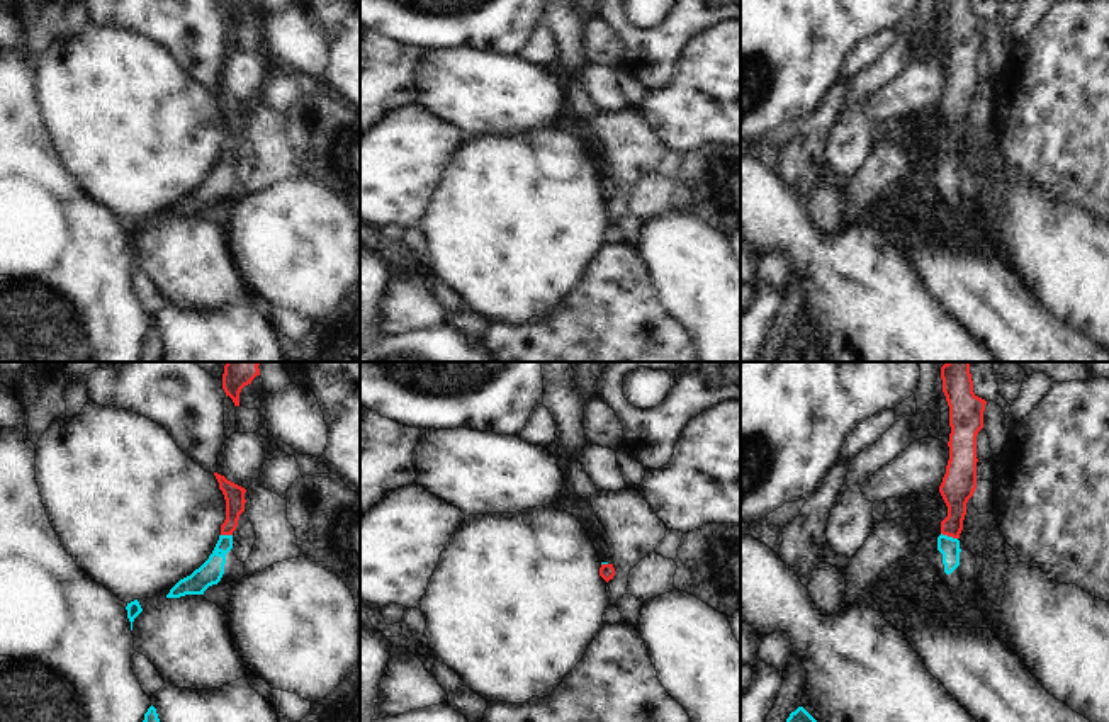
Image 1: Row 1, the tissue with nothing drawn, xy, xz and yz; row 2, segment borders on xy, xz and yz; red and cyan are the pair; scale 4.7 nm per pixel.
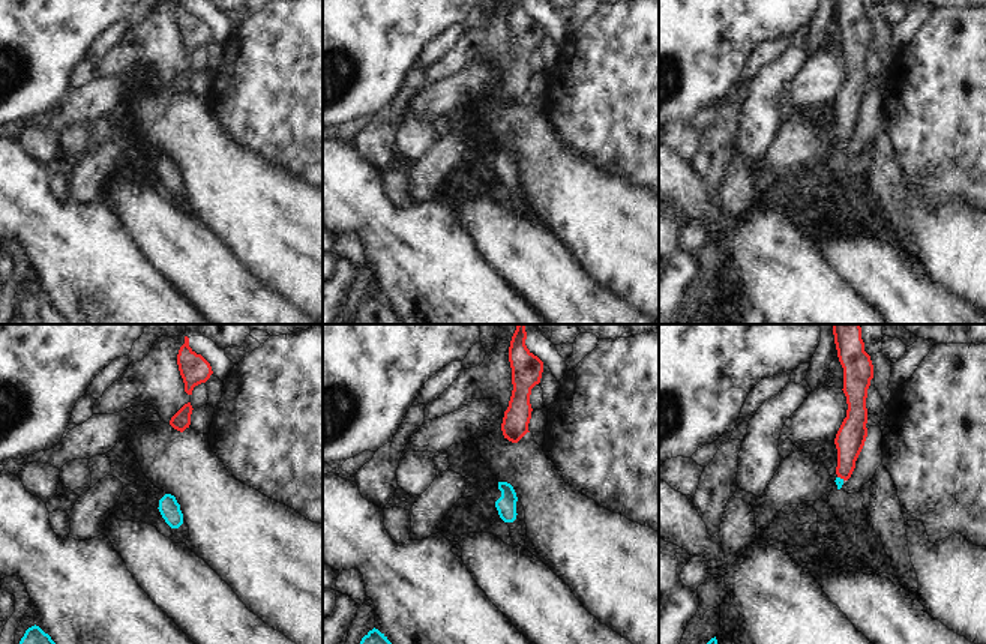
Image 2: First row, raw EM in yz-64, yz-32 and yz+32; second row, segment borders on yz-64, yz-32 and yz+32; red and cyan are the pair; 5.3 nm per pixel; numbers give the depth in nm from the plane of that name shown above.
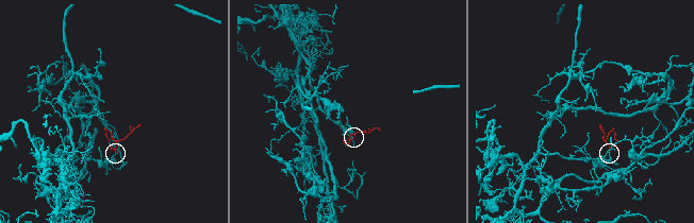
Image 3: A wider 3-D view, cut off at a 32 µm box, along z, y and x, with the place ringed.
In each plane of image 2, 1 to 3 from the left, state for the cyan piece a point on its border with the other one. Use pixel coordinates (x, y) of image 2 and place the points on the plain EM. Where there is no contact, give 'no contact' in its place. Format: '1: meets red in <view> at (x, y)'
1: no contact
2: no contact
3: meets red in yz+32 at (841, 141)

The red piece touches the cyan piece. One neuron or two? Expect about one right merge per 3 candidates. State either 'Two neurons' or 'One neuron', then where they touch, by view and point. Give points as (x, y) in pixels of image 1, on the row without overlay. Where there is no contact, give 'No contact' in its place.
One neuron. Touches red at yz (950, 155).

